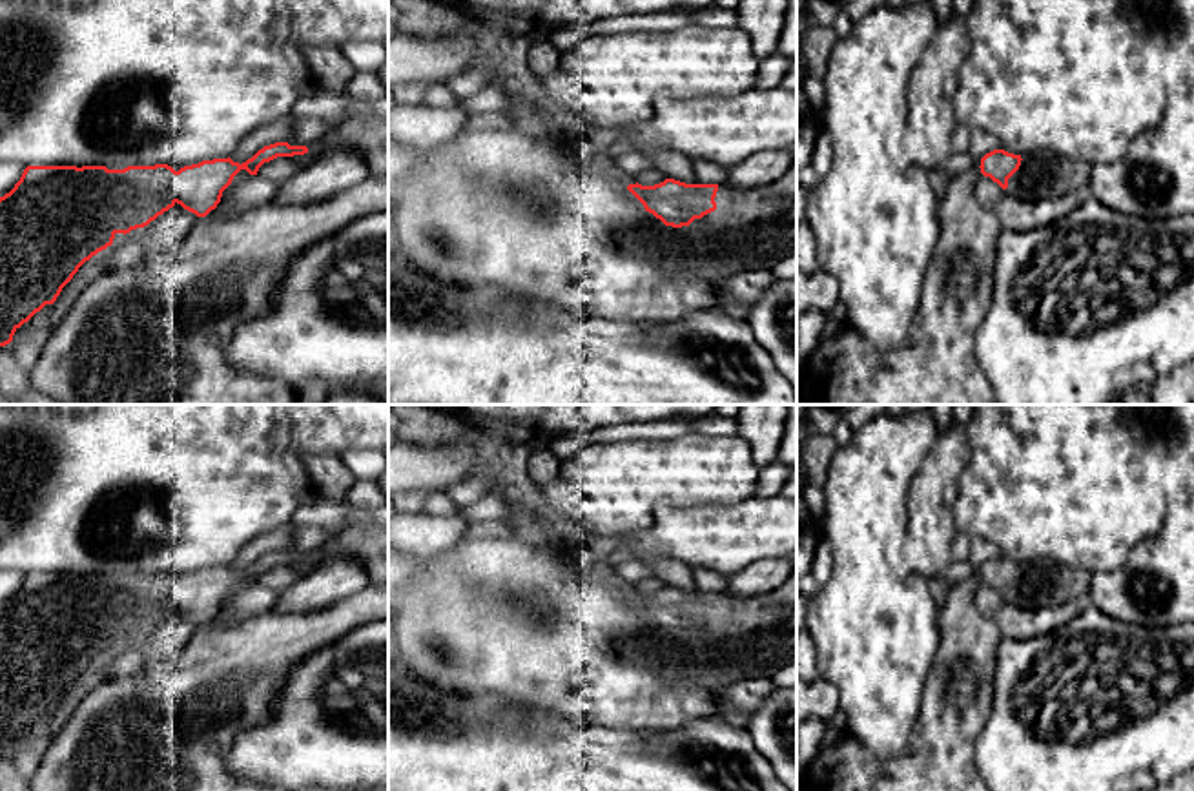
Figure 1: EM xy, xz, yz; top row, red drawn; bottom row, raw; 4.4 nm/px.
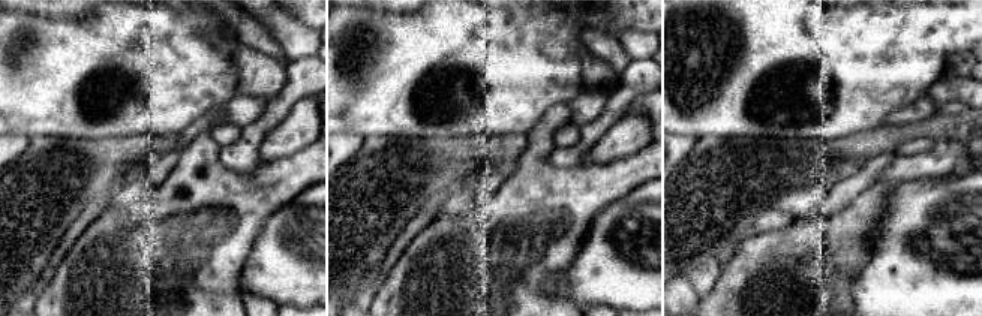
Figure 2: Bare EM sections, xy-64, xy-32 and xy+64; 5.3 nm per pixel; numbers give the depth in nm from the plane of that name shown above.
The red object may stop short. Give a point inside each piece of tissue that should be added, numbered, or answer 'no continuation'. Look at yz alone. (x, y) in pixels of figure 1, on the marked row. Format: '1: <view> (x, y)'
1: yz (1038, 175)

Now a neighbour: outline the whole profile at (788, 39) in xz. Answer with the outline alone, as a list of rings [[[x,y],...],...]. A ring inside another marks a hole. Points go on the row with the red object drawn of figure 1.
[[[787,0],[786,24],[777,51],[797,60],[797,0]]]

